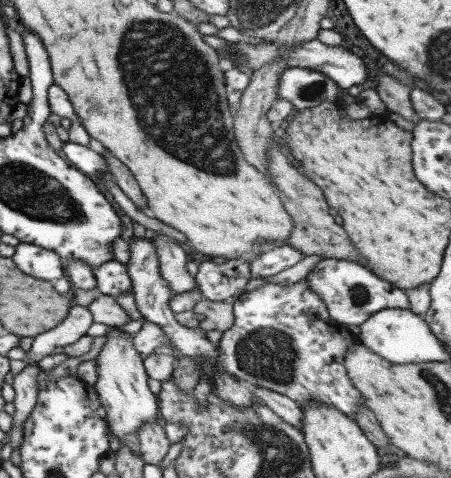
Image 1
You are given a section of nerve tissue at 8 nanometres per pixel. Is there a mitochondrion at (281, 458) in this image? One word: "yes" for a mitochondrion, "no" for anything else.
yes

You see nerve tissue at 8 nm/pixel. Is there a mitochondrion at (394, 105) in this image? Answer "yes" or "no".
no

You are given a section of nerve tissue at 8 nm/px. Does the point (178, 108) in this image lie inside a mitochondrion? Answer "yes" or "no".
yes

